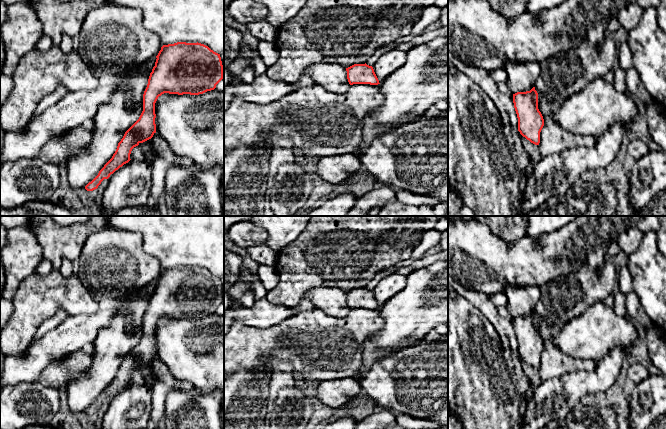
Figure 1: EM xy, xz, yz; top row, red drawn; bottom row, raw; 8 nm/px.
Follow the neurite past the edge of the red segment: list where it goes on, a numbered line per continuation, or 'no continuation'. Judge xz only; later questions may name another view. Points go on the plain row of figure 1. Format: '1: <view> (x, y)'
no continuation

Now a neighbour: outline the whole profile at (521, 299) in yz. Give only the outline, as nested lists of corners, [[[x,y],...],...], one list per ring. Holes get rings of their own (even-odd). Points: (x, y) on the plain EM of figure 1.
[[[532,284],[508,285],[504,289],[512,319],[530,315],[539,301],[540,288]]]

